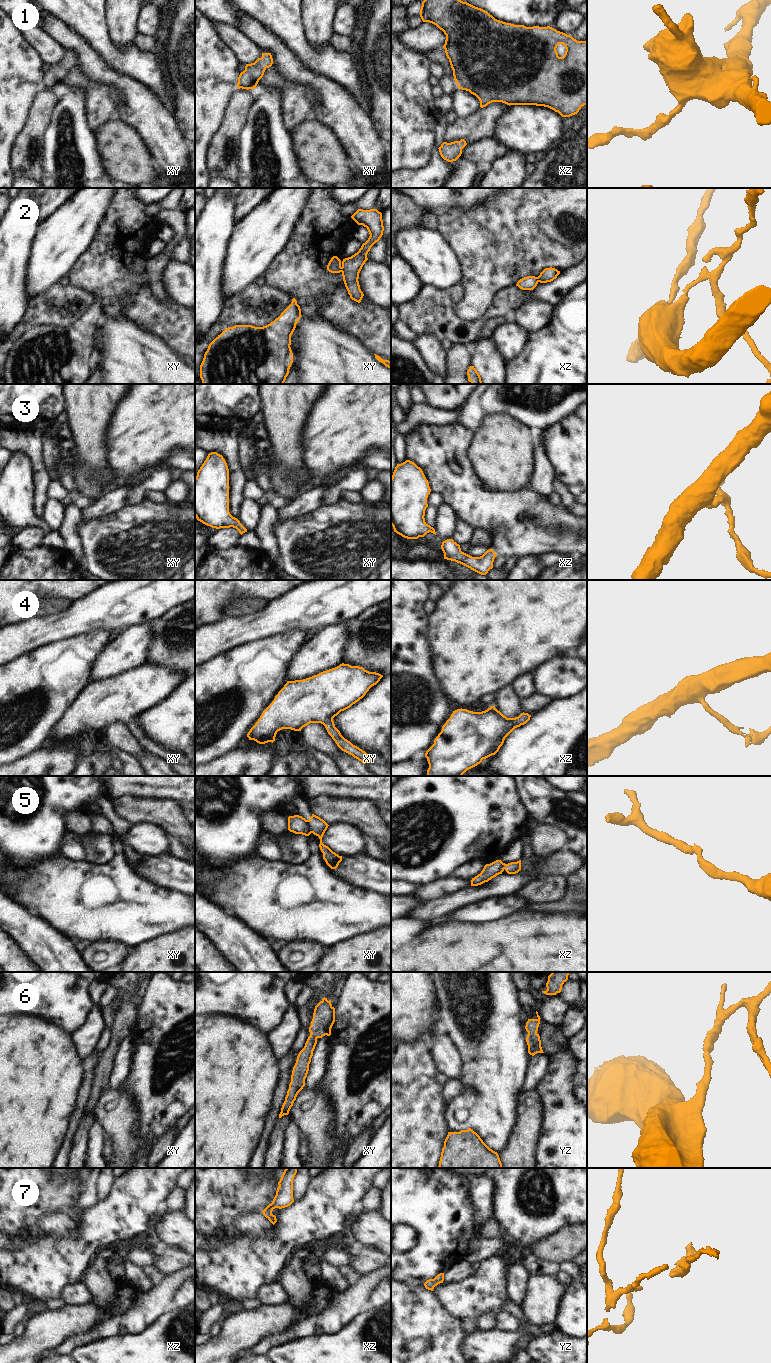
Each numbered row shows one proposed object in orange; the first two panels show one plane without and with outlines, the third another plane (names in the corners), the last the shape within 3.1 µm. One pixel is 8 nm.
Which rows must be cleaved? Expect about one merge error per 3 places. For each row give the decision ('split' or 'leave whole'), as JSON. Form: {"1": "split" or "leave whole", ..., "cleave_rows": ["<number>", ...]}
{"1": "leave whole", "2": "split", "3": "leave whole", "4": "leave whole", "5": "split", "6": "leave whole", "7": "leave whole", "cleave_rows": ["2", "5"]}

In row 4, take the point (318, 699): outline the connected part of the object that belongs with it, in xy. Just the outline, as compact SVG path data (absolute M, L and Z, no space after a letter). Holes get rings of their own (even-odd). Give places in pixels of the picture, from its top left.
M342 663L303 680L287 681L247 737L259 744L273 743L282 729L301 731L310 723L321 723L342 751L363 764L374 762L341 735L333 718L362 699L382 677L363 667Z

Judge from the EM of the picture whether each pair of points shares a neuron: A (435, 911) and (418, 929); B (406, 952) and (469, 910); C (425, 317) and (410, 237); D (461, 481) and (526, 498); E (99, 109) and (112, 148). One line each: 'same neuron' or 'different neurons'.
A: different neurons
B: different neurons
C: different neurons
D: same neuron
E: different neurons

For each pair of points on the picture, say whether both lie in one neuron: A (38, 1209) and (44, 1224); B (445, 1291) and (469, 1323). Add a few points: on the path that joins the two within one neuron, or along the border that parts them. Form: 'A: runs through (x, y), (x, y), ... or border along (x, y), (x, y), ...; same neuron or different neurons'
A: border along (64, 1211), (43, 1216), (37, 1225); different neurons
B: border along (476, 1318), (463, 1318), (461, 1320); different neurons

